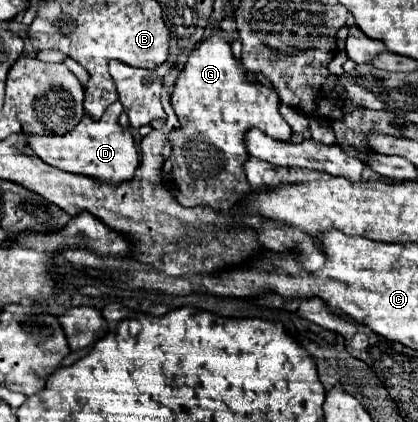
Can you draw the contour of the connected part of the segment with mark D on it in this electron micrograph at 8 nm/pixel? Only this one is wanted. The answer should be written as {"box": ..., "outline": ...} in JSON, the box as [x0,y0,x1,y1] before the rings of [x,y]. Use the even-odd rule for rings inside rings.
{"box":[27,100,139,186],"outline":[[[117,100],[106,109],[101,120],[95,122],[85,116],[77,124],[75,132],[69,132],[67,136],[27,136],[29,146],[43,162],[47,162],[53,168],[71,174],[89,176],[93,180],[117,186],[121,182],[131,180],[139,166],[139,154],[131,132],[119,126],[119,116],[122,112],[122,104]]]}

